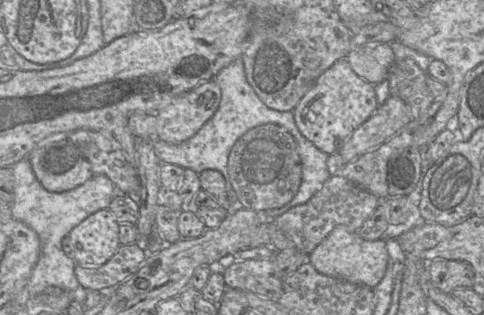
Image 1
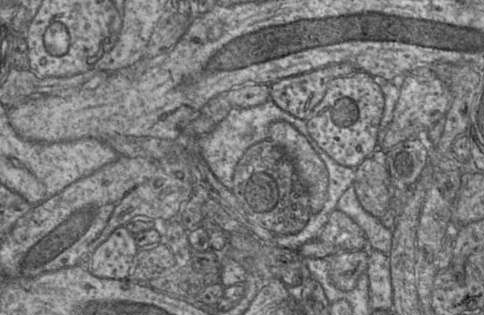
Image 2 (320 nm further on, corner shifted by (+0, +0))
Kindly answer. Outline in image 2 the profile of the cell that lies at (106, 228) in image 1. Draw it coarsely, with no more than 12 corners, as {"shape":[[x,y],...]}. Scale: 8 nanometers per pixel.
{"shape":[[120,226],[92,252],[90,272],[127,280],[138,250]]}

